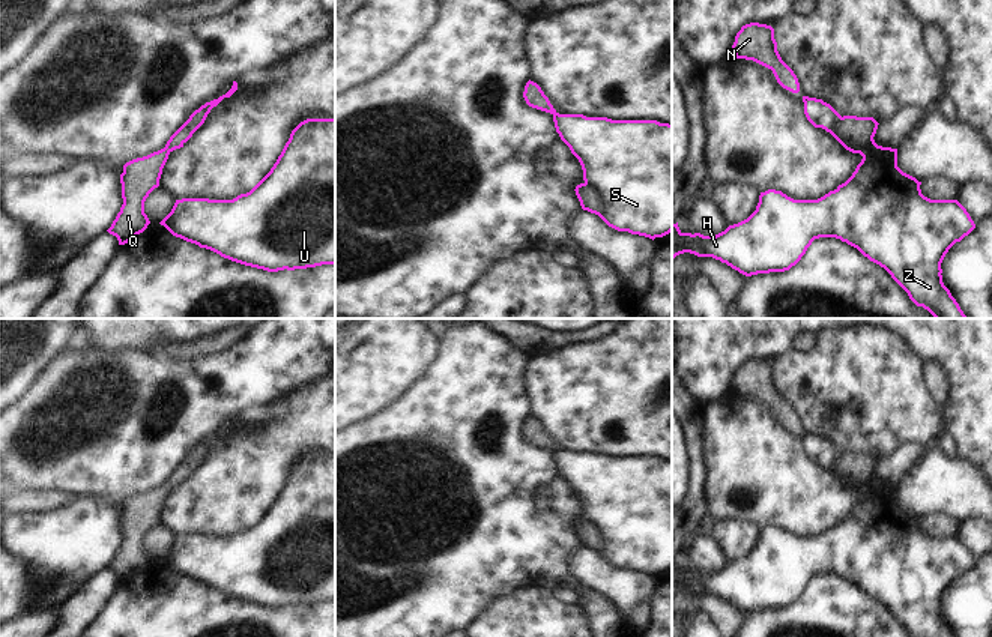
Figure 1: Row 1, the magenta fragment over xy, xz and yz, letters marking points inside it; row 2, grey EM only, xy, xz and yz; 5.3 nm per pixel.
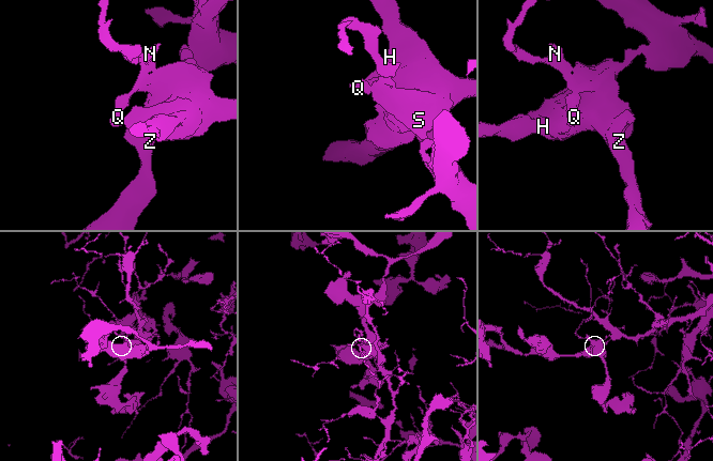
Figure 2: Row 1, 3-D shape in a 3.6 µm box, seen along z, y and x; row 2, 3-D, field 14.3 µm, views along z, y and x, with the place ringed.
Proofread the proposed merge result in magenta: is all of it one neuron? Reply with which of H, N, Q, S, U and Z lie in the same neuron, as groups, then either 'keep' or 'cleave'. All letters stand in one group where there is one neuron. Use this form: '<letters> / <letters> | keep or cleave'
H S U Z / N Q | cleave

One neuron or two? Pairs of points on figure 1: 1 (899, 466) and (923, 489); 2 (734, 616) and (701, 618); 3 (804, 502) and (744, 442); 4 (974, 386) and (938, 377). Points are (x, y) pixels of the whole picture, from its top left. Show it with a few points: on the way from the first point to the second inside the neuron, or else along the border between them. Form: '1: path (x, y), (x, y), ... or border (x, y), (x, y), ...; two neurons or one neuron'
1: border (926, 448), (898, 486); two neurons
2: border (689, 610), (699, 609), (711, 621); two neurons
3: path (789, 487), (759, 457); one neuron
4: border (925, 361), (935, 361), (947, 379), (943, 407); two neurons

